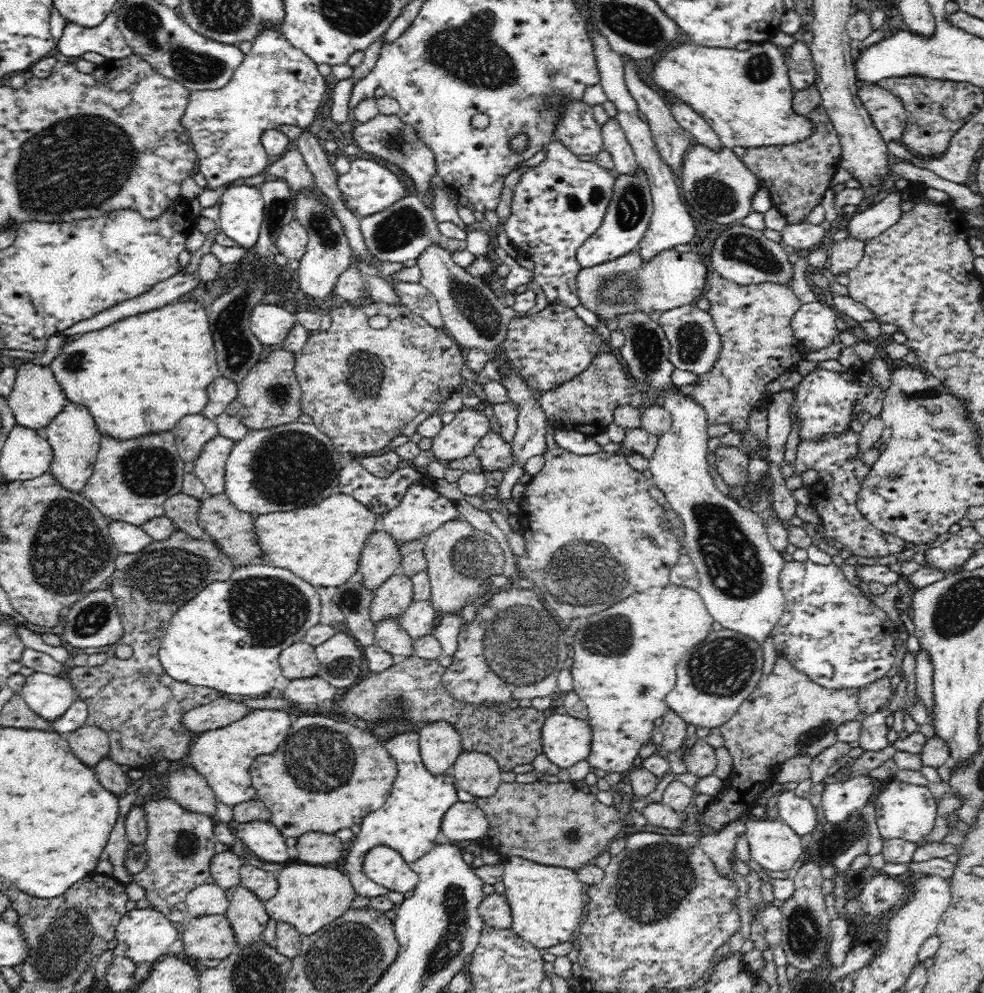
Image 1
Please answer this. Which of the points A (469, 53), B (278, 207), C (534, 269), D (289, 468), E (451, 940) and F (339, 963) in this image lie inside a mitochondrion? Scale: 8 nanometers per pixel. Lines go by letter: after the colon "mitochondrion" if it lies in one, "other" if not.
A: mitochondrion
B: mitochondrion
C: other
D: mitochondrion
E: mitochondrion
F: mitochondrion

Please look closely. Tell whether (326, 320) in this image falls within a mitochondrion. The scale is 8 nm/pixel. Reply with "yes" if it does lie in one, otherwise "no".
no

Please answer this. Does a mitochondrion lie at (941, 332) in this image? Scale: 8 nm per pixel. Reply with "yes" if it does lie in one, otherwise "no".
no

